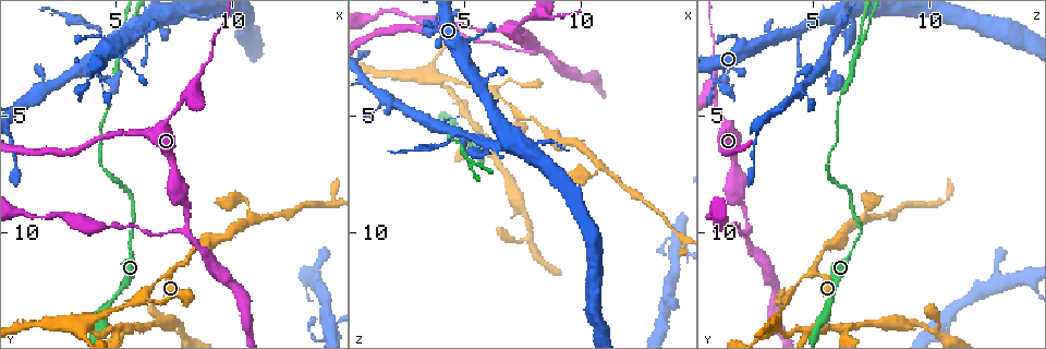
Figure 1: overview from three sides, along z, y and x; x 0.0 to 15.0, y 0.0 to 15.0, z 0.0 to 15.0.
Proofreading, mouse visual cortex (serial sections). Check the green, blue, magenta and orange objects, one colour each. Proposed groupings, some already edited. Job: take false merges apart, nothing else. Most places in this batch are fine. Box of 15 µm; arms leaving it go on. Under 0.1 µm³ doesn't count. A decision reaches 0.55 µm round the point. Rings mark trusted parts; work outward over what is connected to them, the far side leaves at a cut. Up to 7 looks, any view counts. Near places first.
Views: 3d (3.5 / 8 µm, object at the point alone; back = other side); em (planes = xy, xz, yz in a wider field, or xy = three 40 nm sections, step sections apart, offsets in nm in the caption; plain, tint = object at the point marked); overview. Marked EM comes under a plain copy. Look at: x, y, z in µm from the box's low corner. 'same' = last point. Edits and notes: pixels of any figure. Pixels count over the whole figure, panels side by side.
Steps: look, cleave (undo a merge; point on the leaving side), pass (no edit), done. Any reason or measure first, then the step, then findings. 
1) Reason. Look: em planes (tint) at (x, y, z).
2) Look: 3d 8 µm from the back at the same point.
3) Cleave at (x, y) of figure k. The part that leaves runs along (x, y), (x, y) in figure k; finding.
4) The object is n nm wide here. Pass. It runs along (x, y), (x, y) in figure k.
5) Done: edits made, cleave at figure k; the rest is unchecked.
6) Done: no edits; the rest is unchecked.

Side arm on a straight run. Look: 3d 3.5 µm at (8.0, 9.7, 2.2).

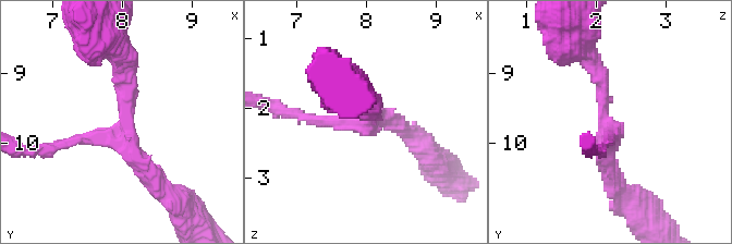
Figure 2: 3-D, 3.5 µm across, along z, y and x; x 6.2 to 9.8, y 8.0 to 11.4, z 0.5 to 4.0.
3 arms meet here; the arms are 150, 250, 250 nm wide. Look: em xy step 3 (tint) at (8.05, 9.70, 2.20).

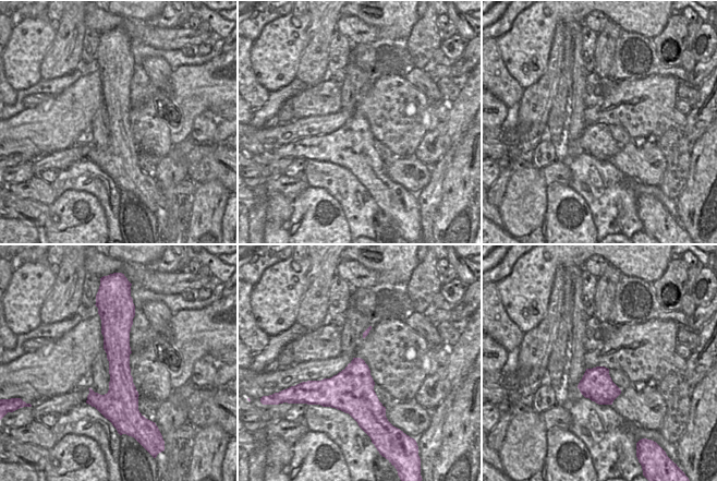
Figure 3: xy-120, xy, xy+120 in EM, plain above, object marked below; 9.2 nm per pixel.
Cut it another way. Look: em xy step 5 (tint) at the same point.

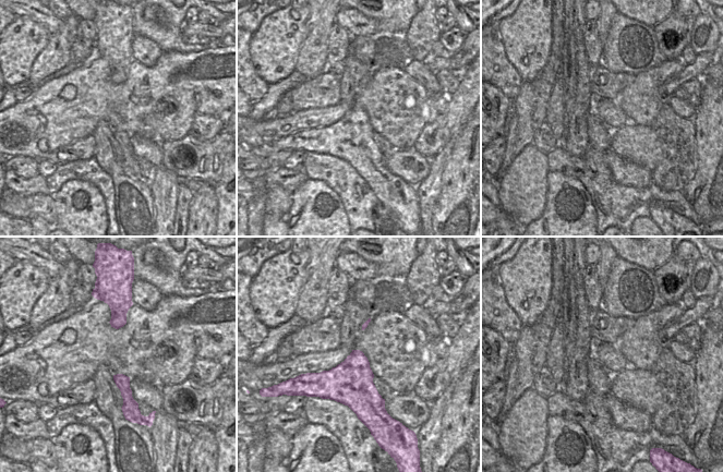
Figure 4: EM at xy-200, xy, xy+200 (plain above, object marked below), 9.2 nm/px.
Pass. It runs along (121, 56), (127, 146), (161, 183) in figure 2; one cell here.

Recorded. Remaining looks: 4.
Sharp bend. Look: 3d 3.5 µm at (3.8, 13.8, 3.4).

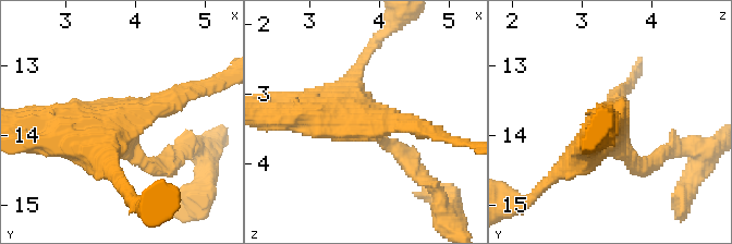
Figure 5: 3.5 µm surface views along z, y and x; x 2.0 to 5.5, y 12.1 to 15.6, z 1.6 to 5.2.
Look: em xy step 1 (tint) at (3.75, 13.80, 3.40).

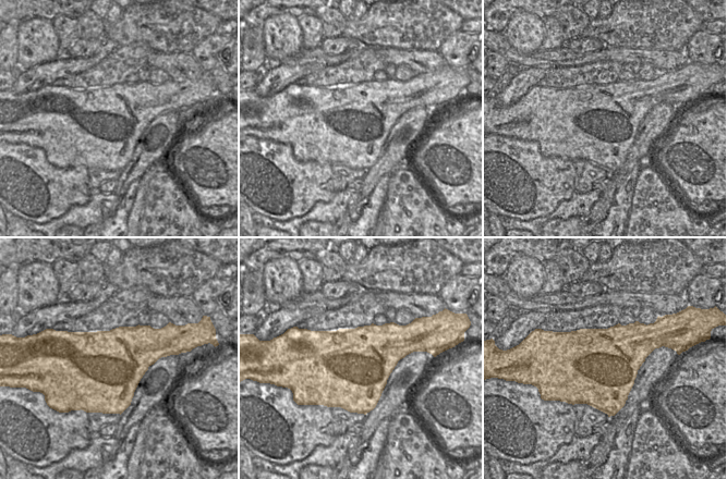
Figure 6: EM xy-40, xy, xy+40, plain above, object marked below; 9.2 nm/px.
The arms are 200, 250, 350, 500 nm wide. Pass. It runs along (619, 95), (613, 138), (647, 165) in figure 5; one cell here.

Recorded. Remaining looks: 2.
Two arms in line, one across. Look: 3d 3.5 µm at (6.1, 14.0, 6.6).

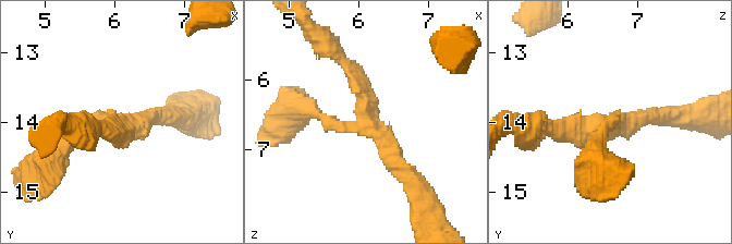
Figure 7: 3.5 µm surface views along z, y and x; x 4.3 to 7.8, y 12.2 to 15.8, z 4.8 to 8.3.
Look: em xy step 2 (tint) at (6.10, 14.05, 6.65).

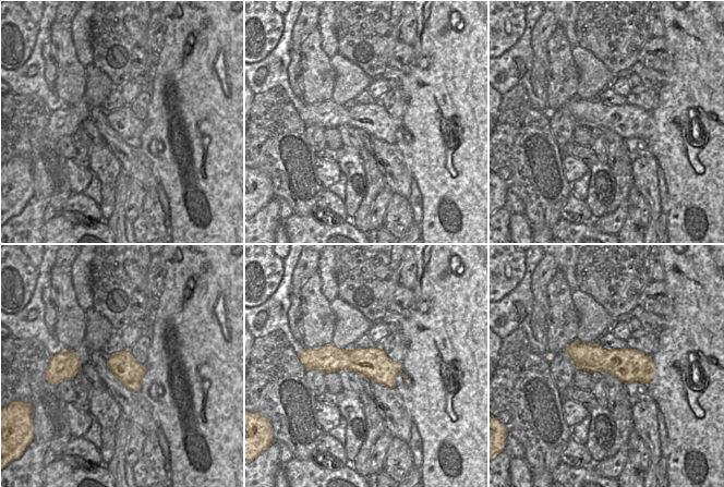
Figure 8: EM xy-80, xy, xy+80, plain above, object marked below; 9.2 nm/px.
3 arms meet here. Pass. It runs along (340, 59), (411, 179) in figure 7; all the same cell.

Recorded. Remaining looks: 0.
Done: no edits; the rest is unchecked.

